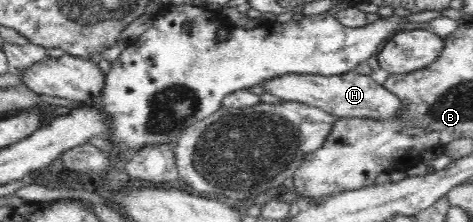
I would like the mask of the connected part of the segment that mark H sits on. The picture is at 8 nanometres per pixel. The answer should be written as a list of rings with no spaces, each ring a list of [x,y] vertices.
[[[354,71],[342,75],[324,77],[314,74],[286,74],[262,82],[266,93],[283,101],[294,101],[326,111],[335,117],[359,117],[373,120],[385,120],[402,110],[402,102],[389,90],[378,85],[369,75]]]

